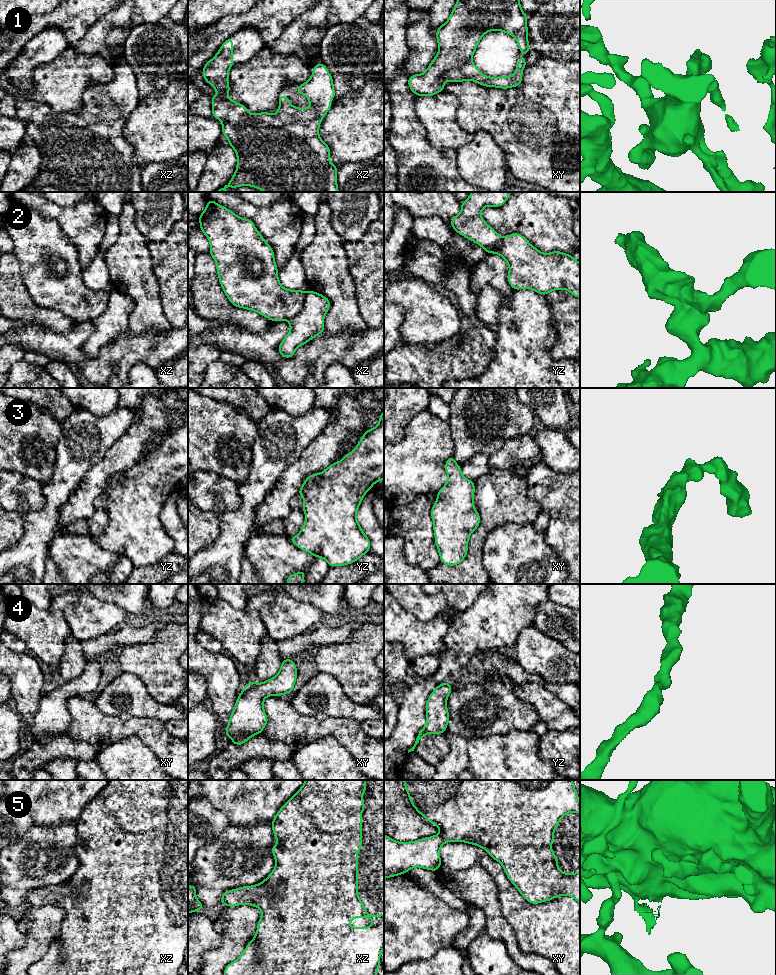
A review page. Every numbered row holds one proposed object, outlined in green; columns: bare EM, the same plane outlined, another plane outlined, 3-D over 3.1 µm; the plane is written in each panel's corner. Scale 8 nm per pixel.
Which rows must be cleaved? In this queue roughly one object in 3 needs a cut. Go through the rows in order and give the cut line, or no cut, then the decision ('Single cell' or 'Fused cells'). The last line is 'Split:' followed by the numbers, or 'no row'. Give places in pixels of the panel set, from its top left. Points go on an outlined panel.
1: No split. Single cell
2: Split along xz (306, 292), (303, 298), (303, 307), (288, 320). Fused cells
3: No split. Single cell
4: No split. Single cell
5: No split. Single cell
Split: 2

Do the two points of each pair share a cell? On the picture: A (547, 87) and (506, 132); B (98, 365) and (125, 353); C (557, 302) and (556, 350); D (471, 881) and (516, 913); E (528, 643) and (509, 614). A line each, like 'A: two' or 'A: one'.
A: one
B: one
C: one
D: two
E: two

